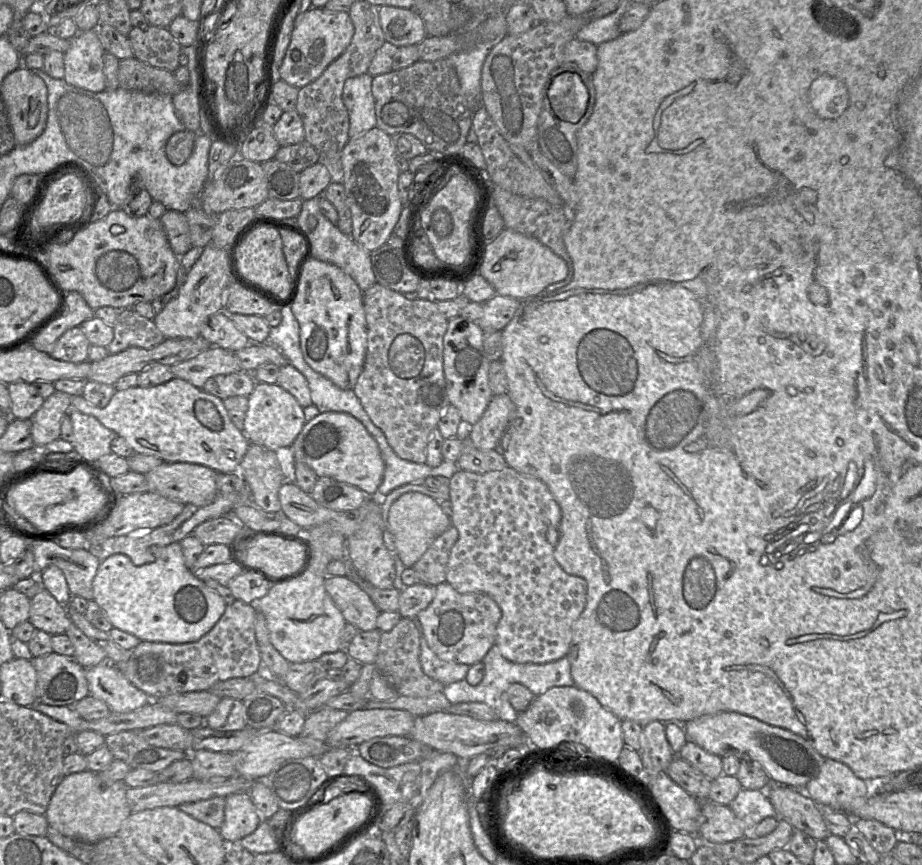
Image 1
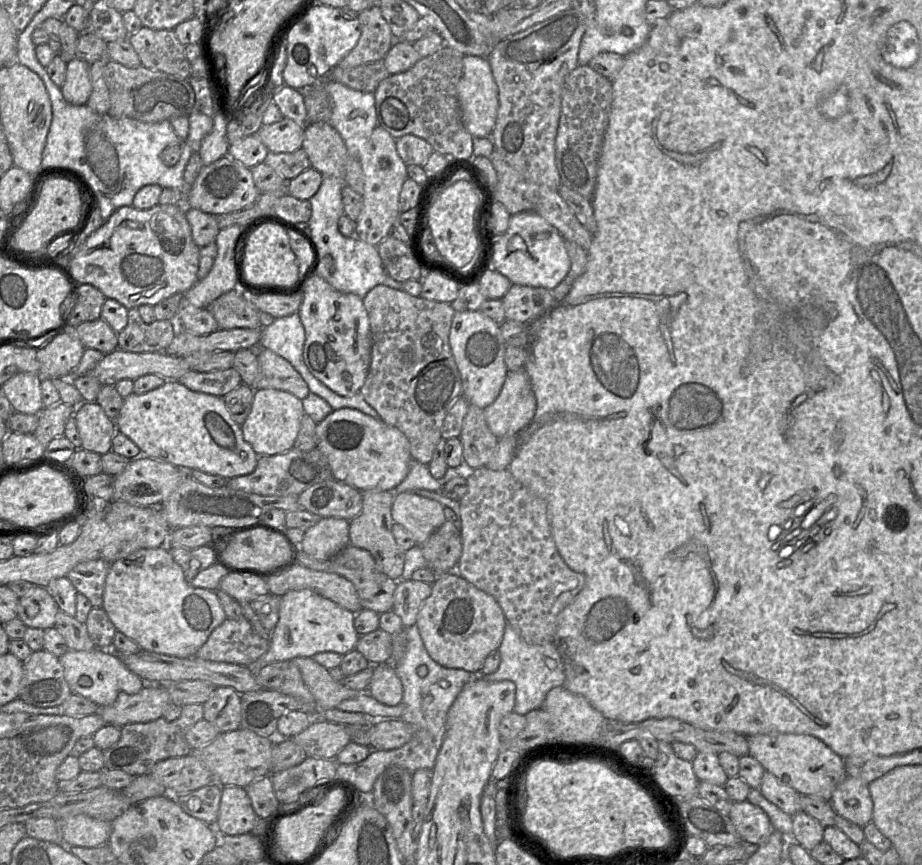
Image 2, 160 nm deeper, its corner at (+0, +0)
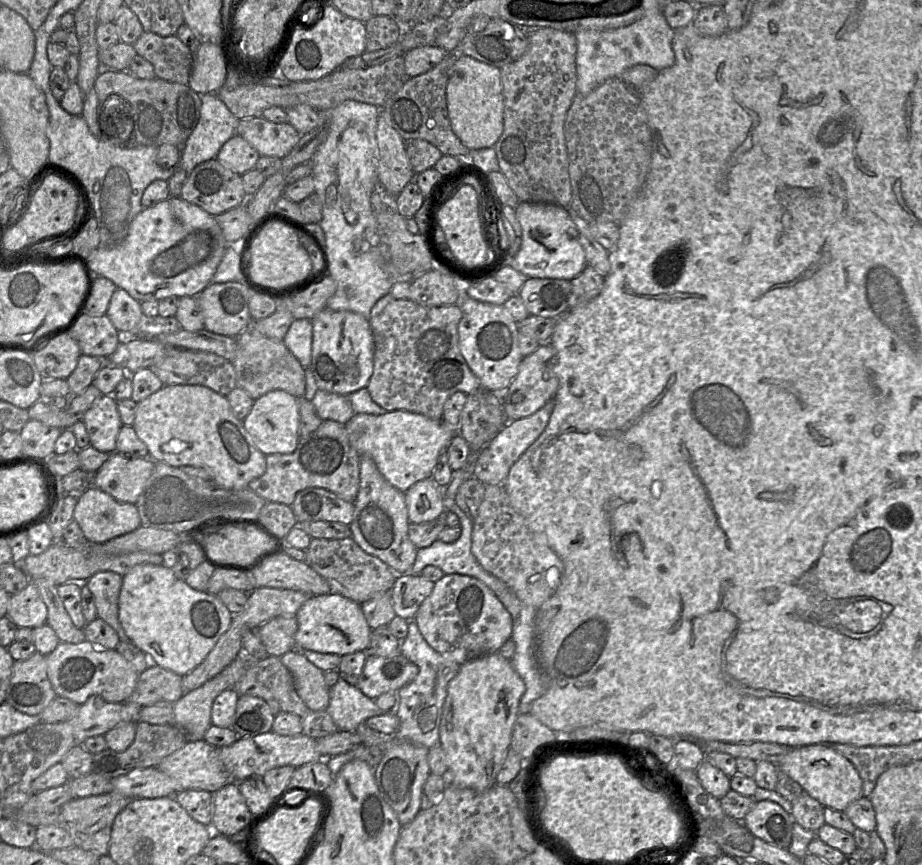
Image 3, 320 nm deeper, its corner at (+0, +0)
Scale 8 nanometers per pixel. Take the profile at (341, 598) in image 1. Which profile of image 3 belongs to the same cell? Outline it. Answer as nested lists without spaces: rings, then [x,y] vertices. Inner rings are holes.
[[[283,552],[265,556],[243,573],[248,575],[252,590],[257,588],[290,589],[315,596],[331,593],[328,583],[310,566]]]

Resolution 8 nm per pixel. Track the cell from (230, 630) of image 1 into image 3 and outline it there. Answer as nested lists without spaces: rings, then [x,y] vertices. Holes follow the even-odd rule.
[[[295,616],[276,617],[260,625],[260,638],[268,655],[281,657],[294,650],[297,628]]]

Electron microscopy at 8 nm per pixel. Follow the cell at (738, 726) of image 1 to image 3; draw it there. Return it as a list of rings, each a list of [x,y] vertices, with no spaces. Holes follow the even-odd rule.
[[[813,744],[802,747],[794,747],[788,750],[777,764],[779,771],[785,773],[797,782],[809,796],[816,799],[822,806],[838,811],[845,811],[854,801],[863,797],[863,781],[853,764],[844,756],[836,752],[827,744]]]

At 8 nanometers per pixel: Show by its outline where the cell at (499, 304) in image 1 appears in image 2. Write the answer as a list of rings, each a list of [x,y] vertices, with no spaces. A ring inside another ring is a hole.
[[[512,284],[501,299],[506,320],[529,323],[554,303],[551,290]]]

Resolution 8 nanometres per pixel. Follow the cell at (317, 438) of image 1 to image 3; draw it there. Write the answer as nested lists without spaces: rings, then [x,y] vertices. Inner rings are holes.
[[[405,410],[382,415],[355,413],[344,425],[351,446],[359,455],[369,456],[384,478],[402,492],[416,482],[432,477],[439,455],[456,434],[443,423],[443,417],[434,420]]]

